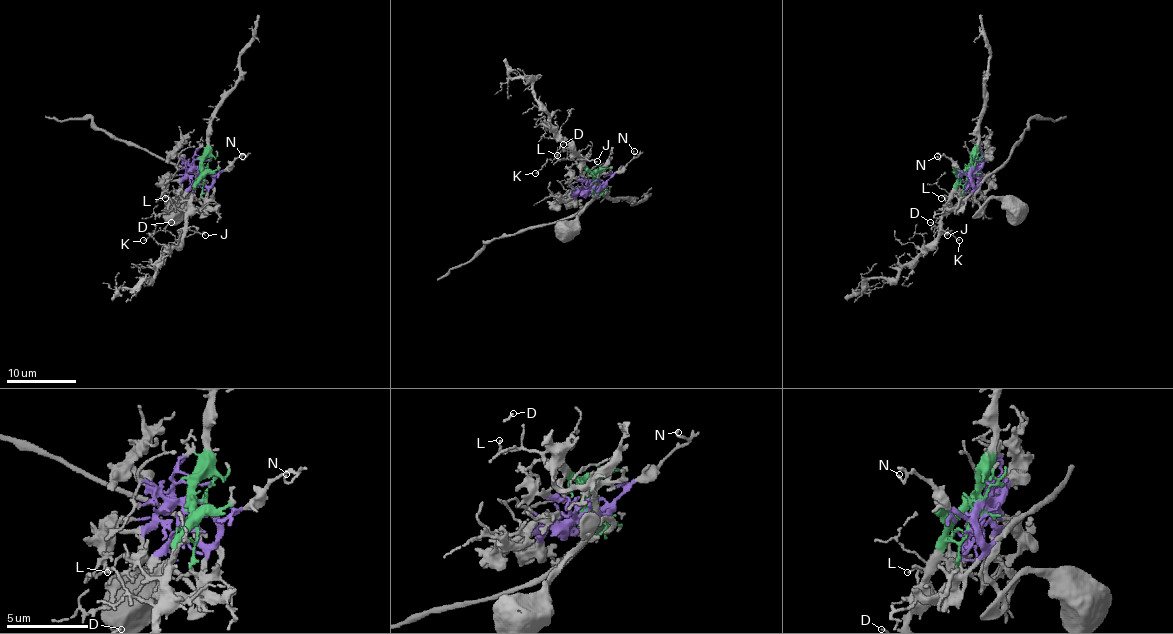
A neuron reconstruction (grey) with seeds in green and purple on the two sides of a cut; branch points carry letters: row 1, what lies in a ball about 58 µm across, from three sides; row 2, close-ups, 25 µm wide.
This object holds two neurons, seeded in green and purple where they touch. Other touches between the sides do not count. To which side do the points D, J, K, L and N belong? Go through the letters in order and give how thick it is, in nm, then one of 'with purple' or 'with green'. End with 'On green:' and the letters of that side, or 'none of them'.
D: calibre 110 nm; with green
J: calibre 160 nm; with green
K: calibre 110 nm; with green
L: calibre 130 nm; with green
N: calibre 110 nm; with purple
On green: D, J, K, L

